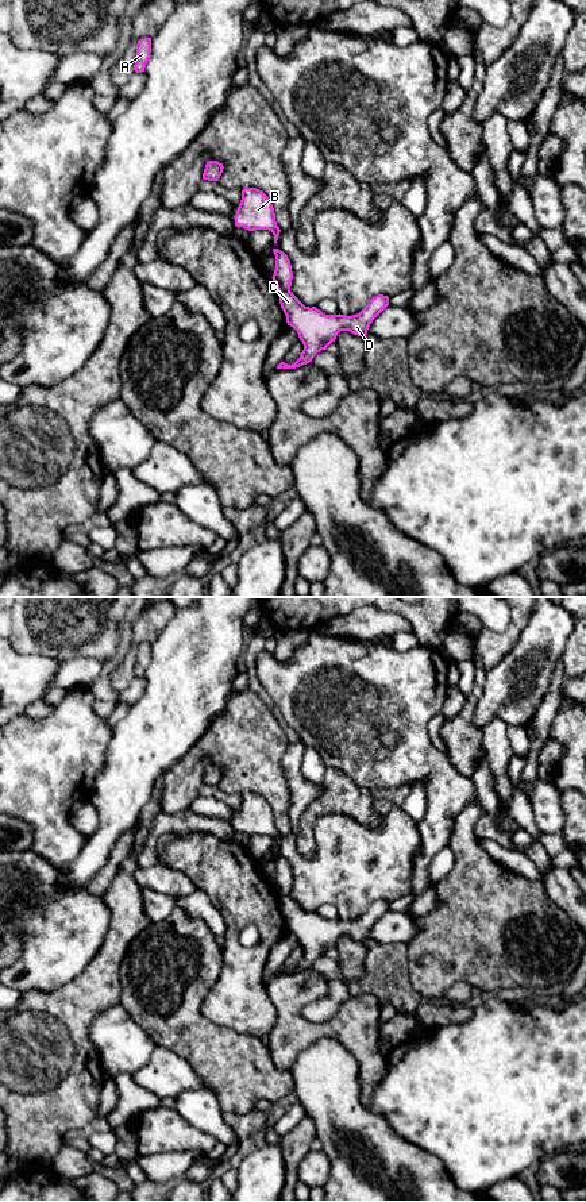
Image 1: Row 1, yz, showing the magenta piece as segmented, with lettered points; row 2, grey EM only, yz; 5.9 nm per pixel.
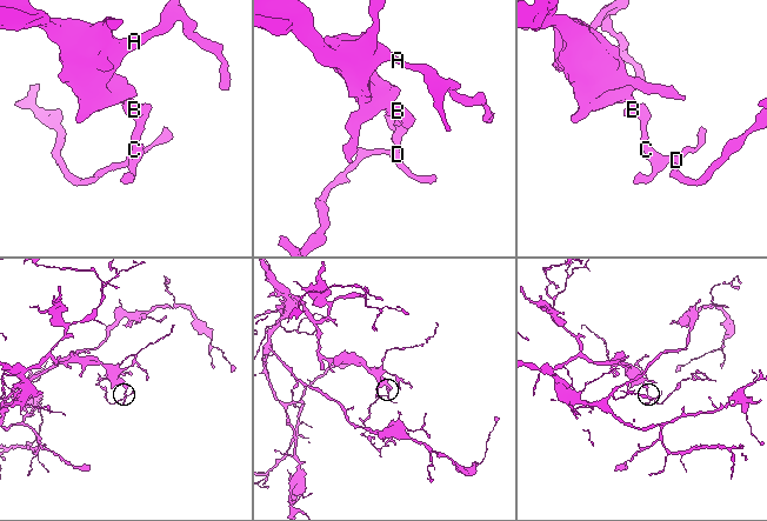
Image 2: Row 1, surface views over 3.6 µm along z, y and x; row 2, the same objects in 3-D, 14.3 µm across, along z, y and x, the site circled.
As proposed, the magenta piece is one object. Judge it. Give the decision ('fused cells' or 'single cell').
fused cells

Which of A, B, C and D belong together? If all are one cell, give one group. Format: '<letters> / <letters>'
A B / C D

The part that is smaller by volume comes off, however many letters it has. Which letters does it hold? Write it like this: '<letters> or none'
C, D

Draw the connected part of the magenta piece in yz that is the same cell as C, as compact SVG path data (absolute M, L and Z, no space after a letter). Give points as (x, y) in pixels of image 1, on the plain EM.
M290 895L278 897L286 928L297 936L304 955L294 968L281 967L277 974L296 974L312 967L317 958L335 947L340 936L366 941L373 925L389 910L389 902L378 899L356 920L325 920L316 912L305 912Z

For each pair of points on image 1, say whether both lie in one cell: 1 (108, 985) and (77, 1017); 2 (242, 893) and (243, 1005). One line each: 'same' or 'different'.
1: same
2: same

